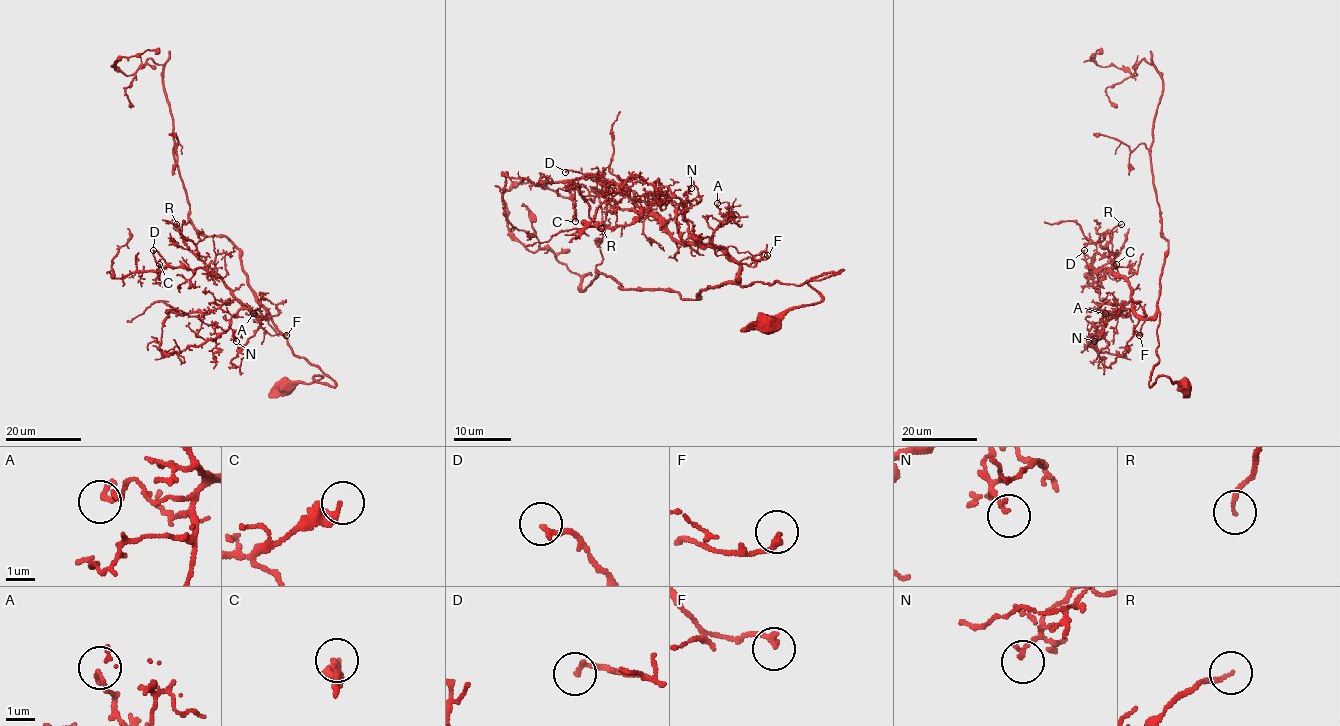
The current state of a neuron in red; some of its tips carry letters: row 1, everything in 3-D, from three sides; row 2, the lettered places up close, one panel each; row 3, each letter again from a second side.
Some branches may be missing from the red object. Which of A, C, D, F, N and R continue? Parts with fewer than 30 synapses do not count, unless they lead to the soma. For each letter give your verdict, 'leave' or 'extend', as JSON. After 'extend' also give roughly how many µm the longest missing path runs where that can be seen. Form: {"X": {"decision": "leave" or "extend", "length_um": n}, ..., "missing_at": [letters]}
{"A": {"decision": "leave"}, "C": {"decision": "leave"}, "D": {"decision": "leave"}, "F": {"decision": "leave"}, "N": {"decision": "leave"}, "R": {"decision": "leave"}, "missing_at": []}

